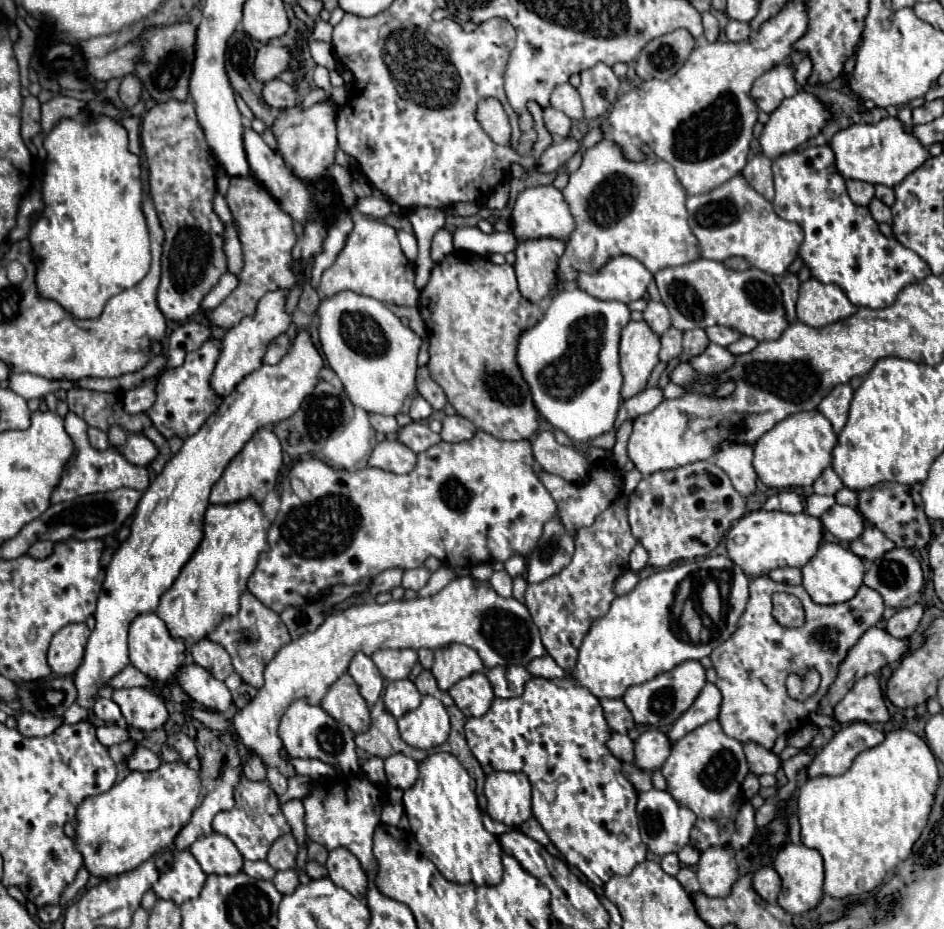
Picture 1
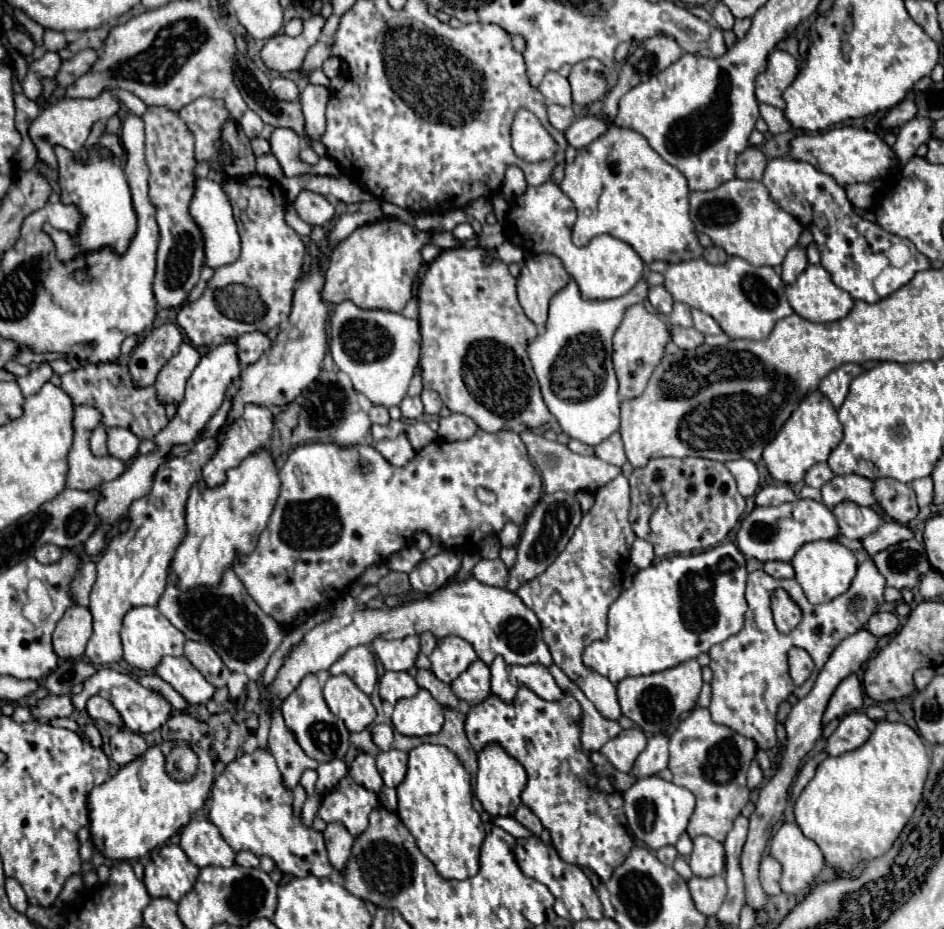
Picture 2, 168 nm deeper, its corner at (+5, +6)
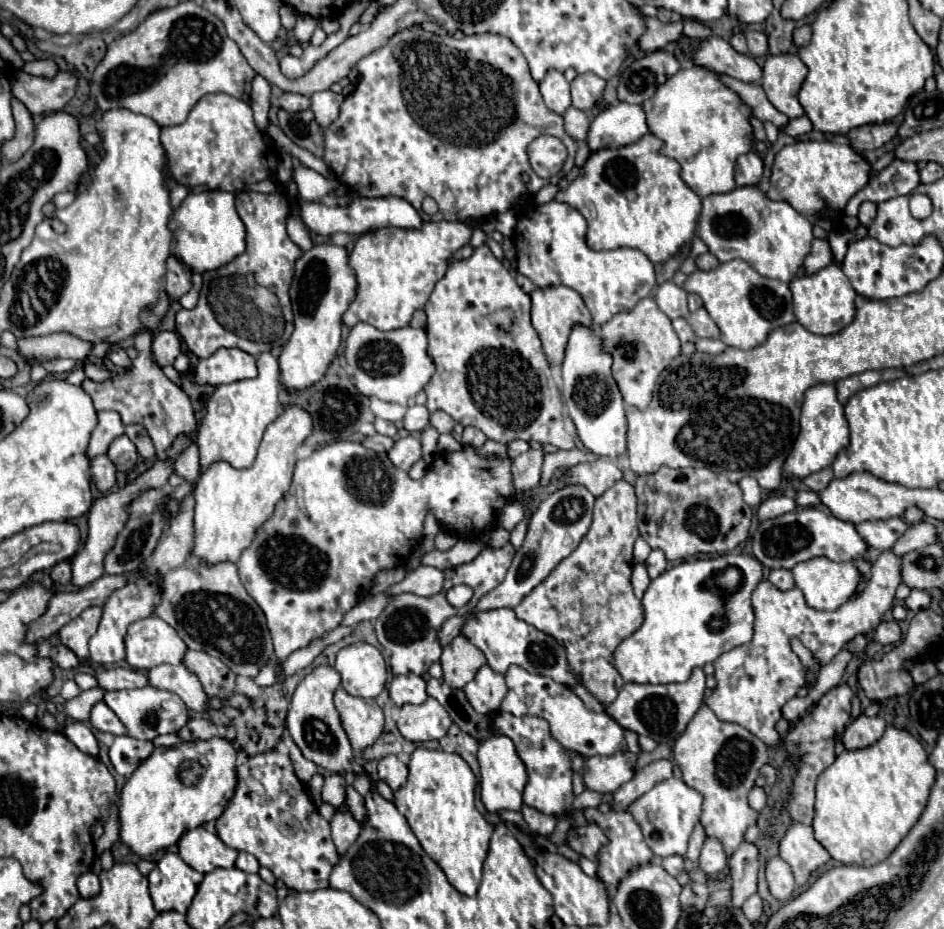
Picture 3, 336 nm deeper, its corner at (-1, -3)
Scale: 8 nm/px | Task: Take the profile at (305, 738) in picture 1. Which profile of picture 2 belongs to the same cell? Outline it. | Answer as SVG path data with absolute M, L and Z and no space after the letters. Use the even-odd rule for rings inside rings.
M307 675L301 685L283 701L281 707L283 719L287 729L295 735L299 747L319 763L323 761L333 761L333 759L343 759L347 749L349 749L349 731L345 729L345 723L333 715L323 699L321 693L321 683L315 675Z

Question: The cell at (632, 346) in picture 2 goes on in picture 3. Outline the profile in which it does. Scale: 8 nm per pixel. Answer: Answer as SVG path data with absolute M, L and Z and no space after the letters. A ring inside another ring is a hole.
M643 298L631 312L621 312L609 322L601 324L599 336L603 342L603 352L609 352L613 356L611 374L621 390L623 400L639 410L645 410L651 402L657 376L669 366L675 356L681 354L681 342L671 326L671 320L659 310L653 298Z

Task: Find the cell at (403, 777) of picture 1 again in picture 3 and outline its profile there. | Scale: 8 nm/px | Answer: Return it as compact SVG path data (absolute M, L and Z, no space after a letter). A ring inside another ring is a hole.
M385 756L379 760L379 778L389 784L391 790L399 790L407 782L407 766L397 756Z

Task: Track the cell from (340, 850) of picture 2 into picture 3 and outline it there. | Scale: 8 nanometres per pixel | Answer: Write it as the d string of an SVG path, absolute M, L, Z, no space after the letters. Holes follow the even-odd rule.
M337 808L337 812L331 818L331 834L339 856L343 856L347 848L357 840L359 830L361 830L361 822L355 820L349 810Z

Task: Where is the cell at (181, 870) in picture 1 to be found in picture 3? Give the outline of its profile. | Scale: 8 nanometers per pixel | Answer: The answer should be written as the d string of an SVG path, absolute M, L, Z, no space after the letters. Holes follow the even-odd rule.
M165 854L149 872L149 894L157 912L187 912L203 874L187 866L179 854Z

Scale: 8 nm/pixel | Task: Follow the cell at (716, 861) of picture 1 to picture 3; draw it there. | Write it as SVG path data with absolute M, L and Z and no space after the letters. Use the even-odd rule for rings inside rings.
M705 838L705 844L703 844L701 856L699 856L699 868L709 878L719 876L727 868L727 856L717 838Z

